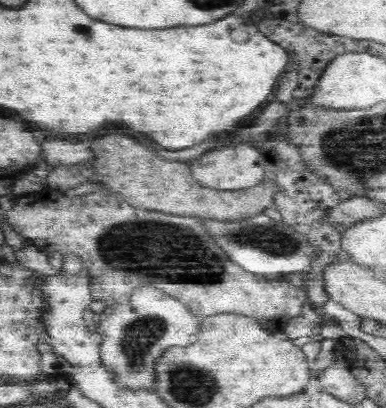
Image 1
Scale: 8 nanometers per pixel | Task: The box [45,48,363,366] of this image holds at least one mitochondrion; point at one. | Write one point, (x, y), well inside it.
(169, 251)

